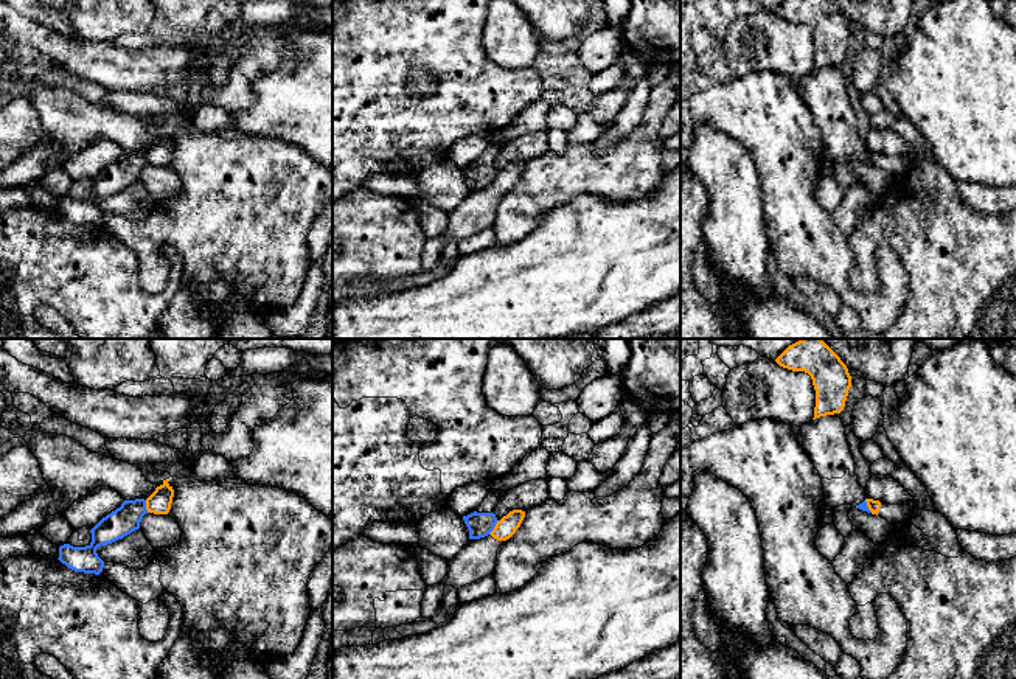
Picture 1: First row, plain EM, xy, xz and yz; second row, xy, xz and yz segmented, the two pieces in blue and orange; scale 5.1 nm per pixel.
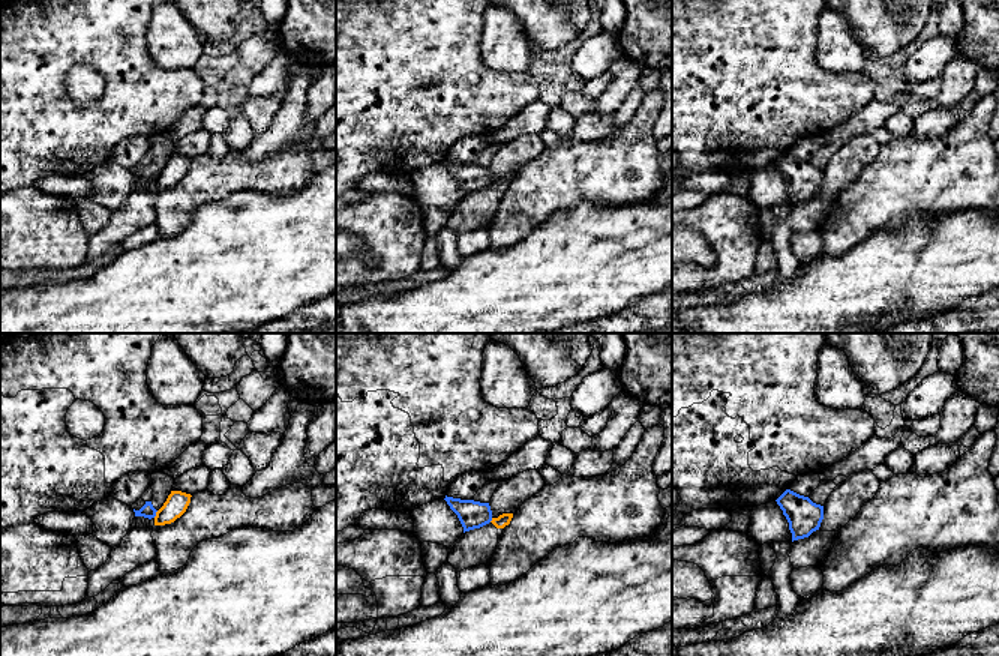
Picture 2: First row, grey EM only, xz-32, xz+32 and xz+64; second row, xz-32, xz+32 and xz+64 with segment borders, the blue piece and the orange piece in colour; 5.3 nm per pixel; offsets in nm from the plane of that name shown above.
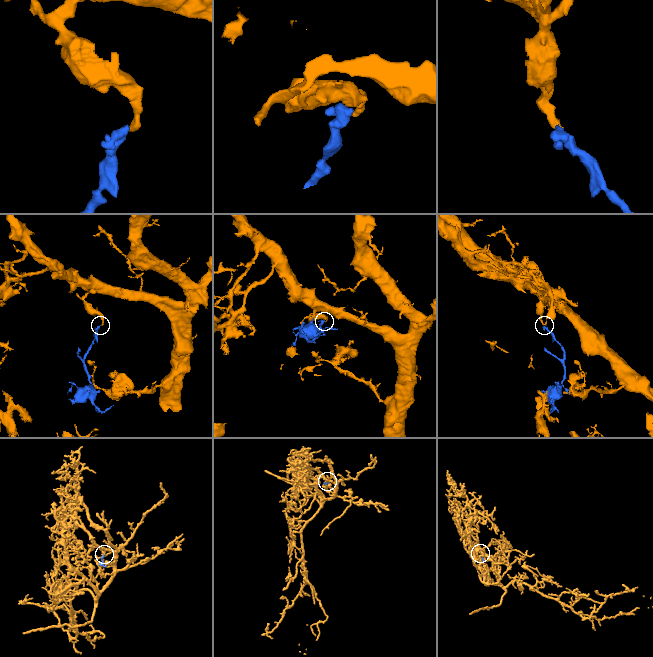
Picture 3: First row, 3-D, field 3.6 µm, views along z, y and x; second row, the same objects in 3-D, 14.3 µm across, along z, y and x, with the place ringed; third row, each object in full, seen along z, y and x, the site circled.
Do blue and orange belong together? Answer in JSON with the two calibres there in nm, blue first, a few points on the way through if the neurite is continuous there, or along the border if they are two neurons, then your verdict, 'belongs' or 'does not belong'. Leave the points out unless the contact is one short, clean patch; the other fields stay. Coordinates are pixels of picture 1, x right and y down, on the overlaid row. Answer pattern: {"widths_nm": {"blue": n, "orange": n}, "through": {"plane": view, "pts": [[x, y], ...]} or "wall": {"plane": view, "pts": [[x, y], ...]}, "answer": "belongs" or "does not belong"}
{"widths_nm": {"blue": 130, "orange": 100}, "wall": {"plane": "xz", "pts": [[497, 521], [488, 533]]}, "answer": "does not belong"}

